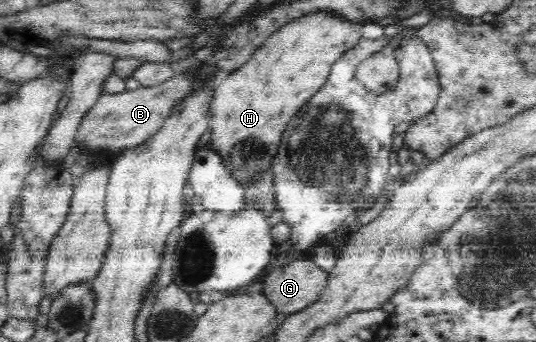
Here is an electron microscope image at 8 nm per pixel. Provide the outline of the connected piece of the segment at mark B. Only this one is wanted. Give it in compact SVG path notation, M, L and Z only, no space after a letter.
M183 76L167 80L152 87L139 87L121 94L104 93L80 120L73 146L81 150L126 150L146 141L168 118L173 106L186 97L191 84Z

